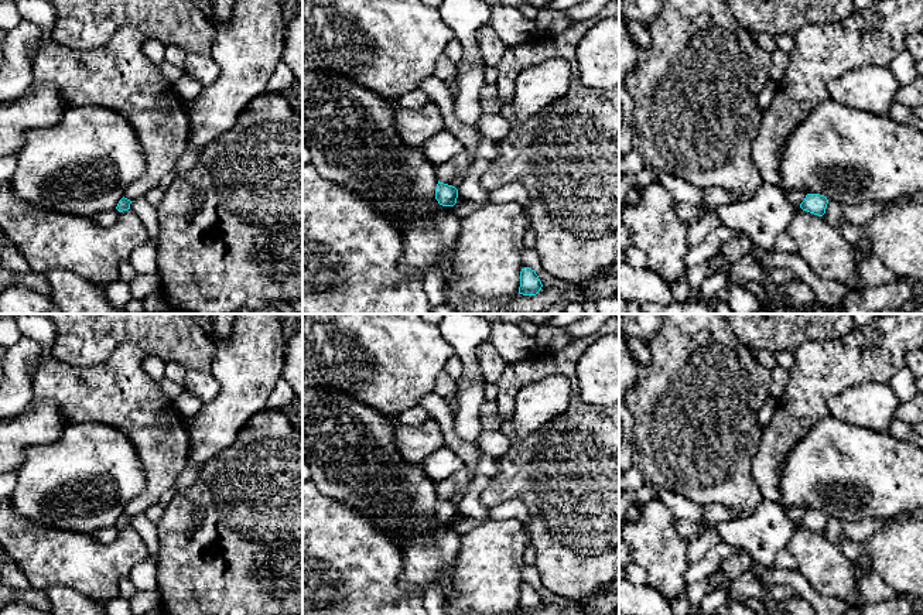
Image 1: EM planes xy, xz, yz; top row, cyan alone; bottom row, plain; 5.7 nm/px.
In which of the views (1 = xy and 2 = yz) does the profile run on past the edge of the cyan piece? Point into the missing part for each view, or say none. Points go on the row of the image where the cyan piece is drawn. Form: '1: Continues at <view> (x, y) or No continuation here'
1: No continuation here
2: No continuation here

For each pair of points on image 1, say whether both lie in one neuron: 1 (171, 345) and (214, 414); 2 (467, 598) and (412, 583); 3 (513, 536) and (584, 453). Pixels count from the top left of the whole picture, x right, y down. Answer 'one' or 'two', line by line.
1: two
2: two
3: two

